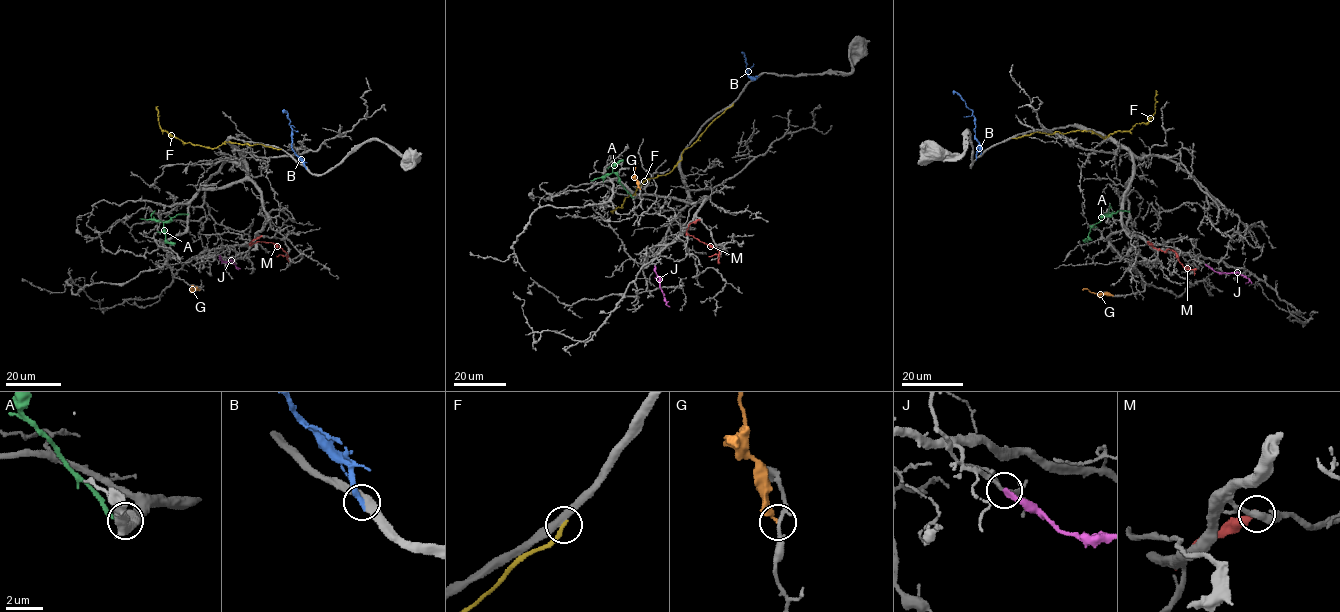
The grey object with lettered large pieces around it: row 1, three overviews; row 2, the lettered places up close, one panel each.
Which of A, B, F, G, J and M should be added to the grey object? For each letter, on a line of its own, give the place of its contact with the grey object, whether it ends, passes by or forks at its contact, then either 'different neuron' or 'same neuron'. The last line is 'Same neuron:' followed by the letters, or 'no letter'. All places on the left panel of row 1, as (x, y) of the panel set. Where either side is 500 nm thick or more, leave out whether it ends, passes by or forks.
A: meets grey at (187, 214); it ends there; different neuron
B: meets grey at (305, 167); it ends there; different neuron
F: meets grey at (281, 149); it ends there; different neuron
G: meets grey at (199, 290); it ends there; different neuron
J: meets grey at (219, 255); it ends there; same neuron
M: meets grey at (261, 236); it ends there; different neuron
Same neuron: J

